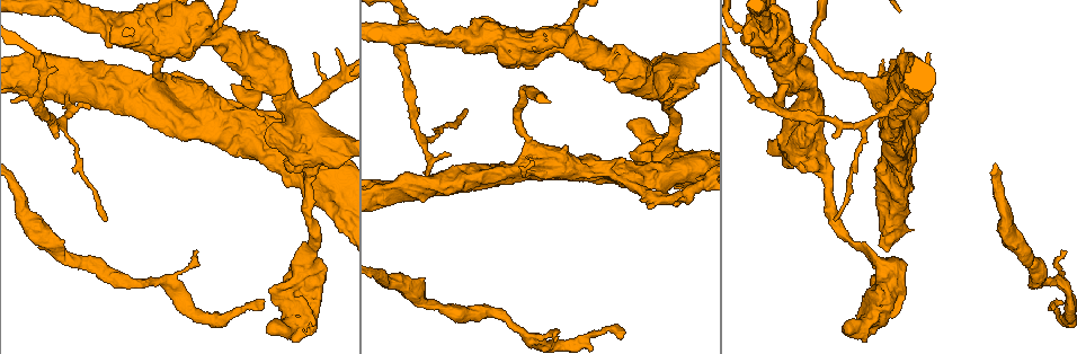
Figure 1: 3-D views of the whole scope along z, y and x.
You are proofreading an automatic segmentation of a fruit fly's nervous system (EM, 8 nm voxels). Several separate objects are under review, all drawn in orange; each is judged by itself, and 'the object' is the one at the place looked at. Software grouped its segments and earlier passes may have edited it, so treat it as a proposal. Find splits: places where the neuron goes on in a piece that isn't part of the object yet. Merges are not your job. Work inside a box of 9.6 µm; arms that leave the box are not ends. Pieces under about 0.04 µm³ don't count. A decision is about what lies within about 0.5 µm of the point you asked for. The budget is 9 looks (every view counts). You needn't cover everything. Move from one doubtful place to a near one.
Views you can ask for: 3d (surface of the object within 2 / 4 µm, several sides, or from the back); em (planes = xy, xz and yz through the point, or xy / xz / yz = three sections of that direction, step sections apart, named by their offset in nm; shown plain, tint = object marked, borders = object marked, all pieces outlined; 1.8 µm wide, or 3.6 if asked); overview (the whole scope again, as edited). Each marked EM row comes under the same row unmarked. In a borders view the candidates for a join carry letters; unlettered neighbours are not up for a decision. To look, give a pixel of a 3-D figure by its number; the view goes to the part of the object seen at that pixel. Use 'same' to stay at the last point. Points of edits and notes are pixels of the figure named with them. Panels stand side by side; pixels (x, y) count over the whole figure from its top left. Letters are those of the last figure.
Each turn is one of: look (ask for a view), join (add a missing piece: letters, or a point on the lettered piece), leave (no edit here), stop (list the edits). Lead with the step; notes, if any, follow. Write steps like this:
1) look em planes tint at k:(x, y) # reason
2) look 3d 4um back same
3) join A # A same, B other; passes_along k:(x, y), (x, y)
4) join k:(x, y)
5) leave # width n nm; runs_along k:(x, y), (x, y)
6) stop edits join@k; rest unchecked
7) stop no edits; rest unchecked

look em 3.6um planes borders at 1:(202, 22) # touches itself

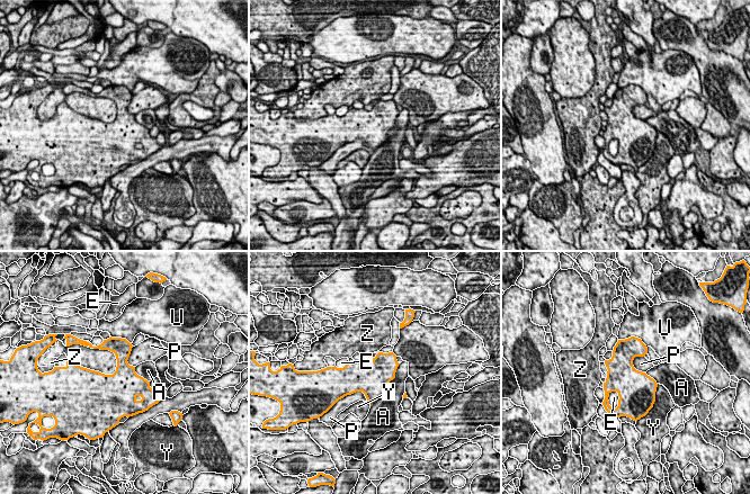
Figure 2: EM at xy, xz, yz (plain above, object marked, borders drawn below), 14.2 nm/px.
leave # A other, E other, P other, U other, Y other, Z other; border 2:(635, 356), (633, 366), (644, 373); no lettered piece goes on from it

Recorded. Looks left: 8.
look em planes tint at 1:(789, 85) # an open end

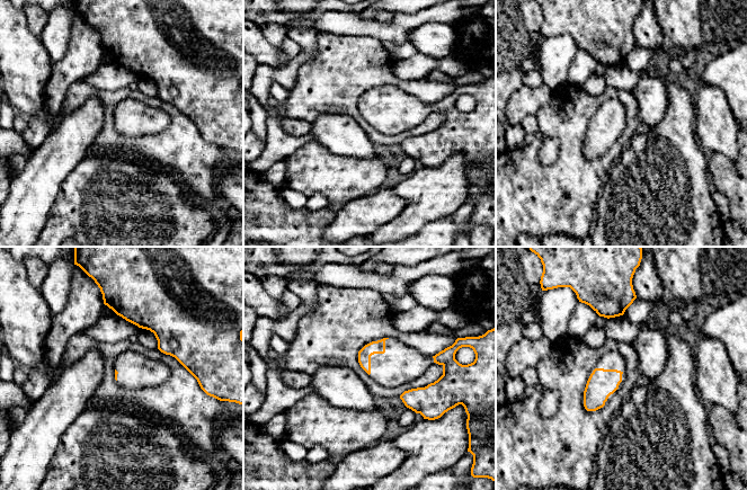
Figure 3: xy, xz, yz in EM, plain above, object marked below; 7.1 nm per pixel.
look em planes borders same

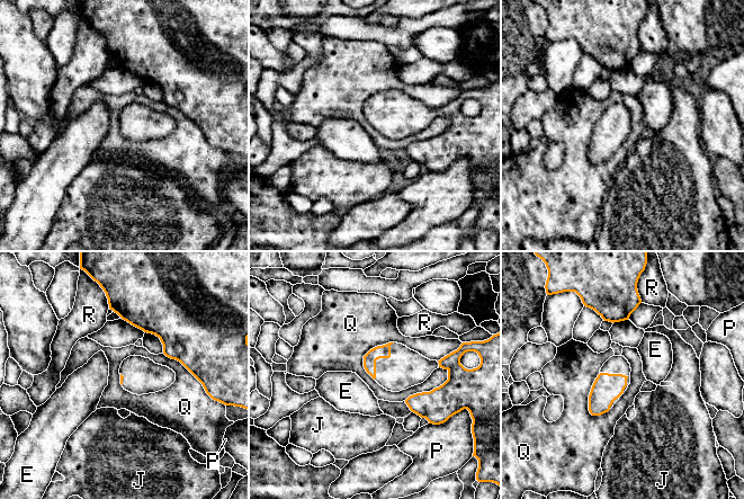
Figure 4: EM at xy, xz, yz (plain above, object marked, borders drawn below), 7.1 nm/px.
leave # E other, J other, P other, Q other, R other; border 4:(448, 370), (441, 384), (404, 400); none of them fits

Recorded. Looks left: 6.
look em planes tint at 1:(312, 325) # branch stops here

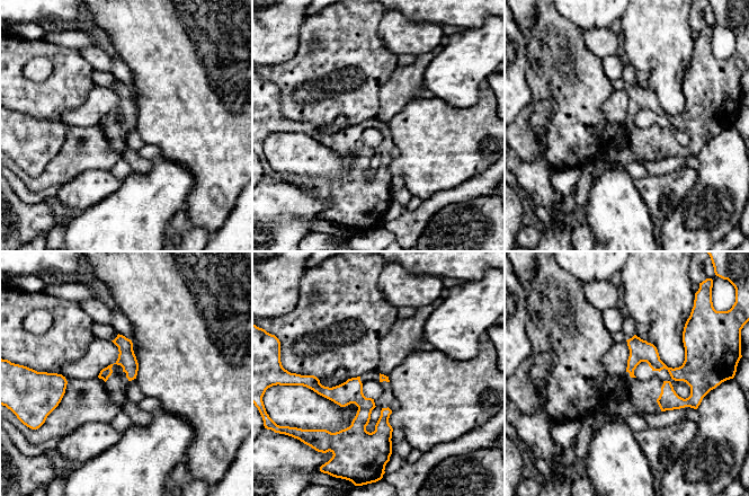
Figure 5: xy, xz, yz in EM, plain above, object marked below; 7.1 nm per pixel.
look em planes borders same

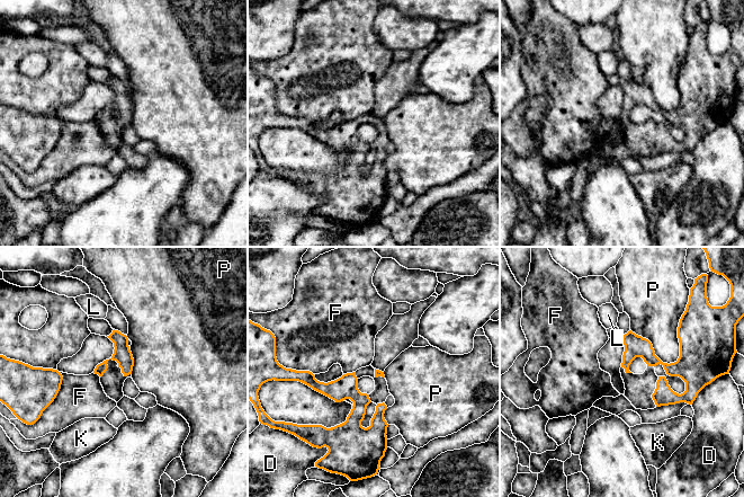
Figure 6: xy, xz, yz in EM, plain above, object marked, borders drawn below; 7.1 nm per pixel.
leave # longest_contact P 400 nm; D other, F other, K other, L other, P other; runs_along 6:(625, 337), (693, 379); none of them fits

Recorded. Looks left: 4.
look em 3.6um xz step 8 borders at 1:(480, 175) # branch stops here

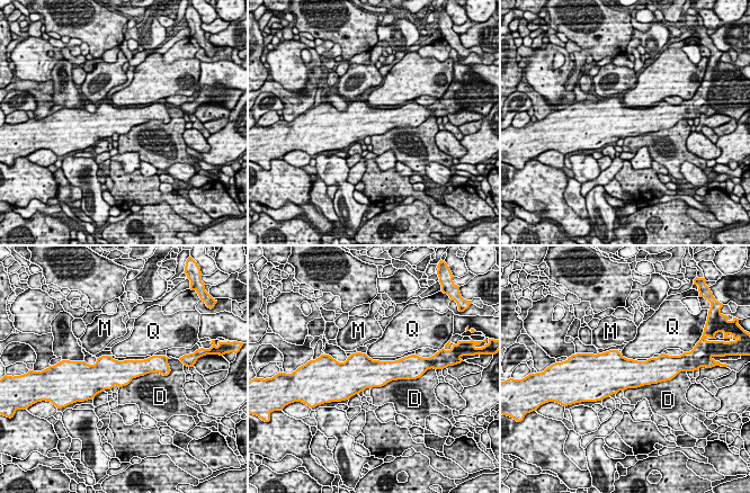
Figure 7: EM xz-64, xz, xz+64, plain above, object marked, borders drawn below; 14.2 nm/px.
look em 3.6um planes borders same

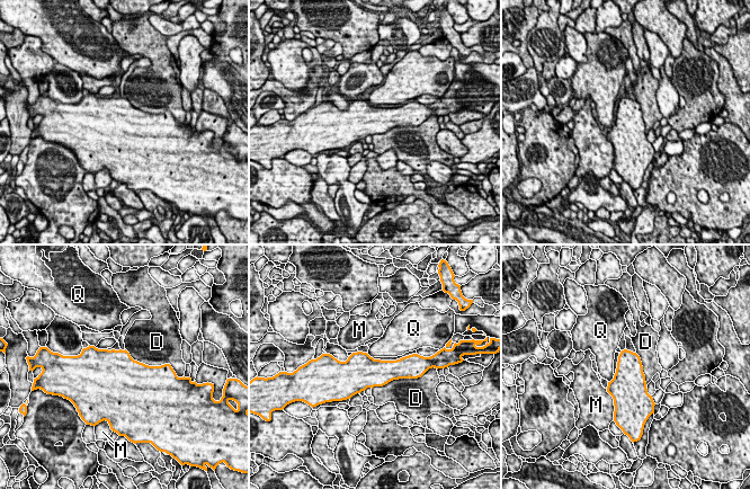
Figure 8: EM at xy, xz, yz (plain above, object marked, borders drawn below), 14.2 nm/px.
leave # D other, M other, Q other; border 8:(413, 378), (393, 379), (372, 389); none of them fits

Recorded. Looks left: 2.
stop no edits; rest unchecked

